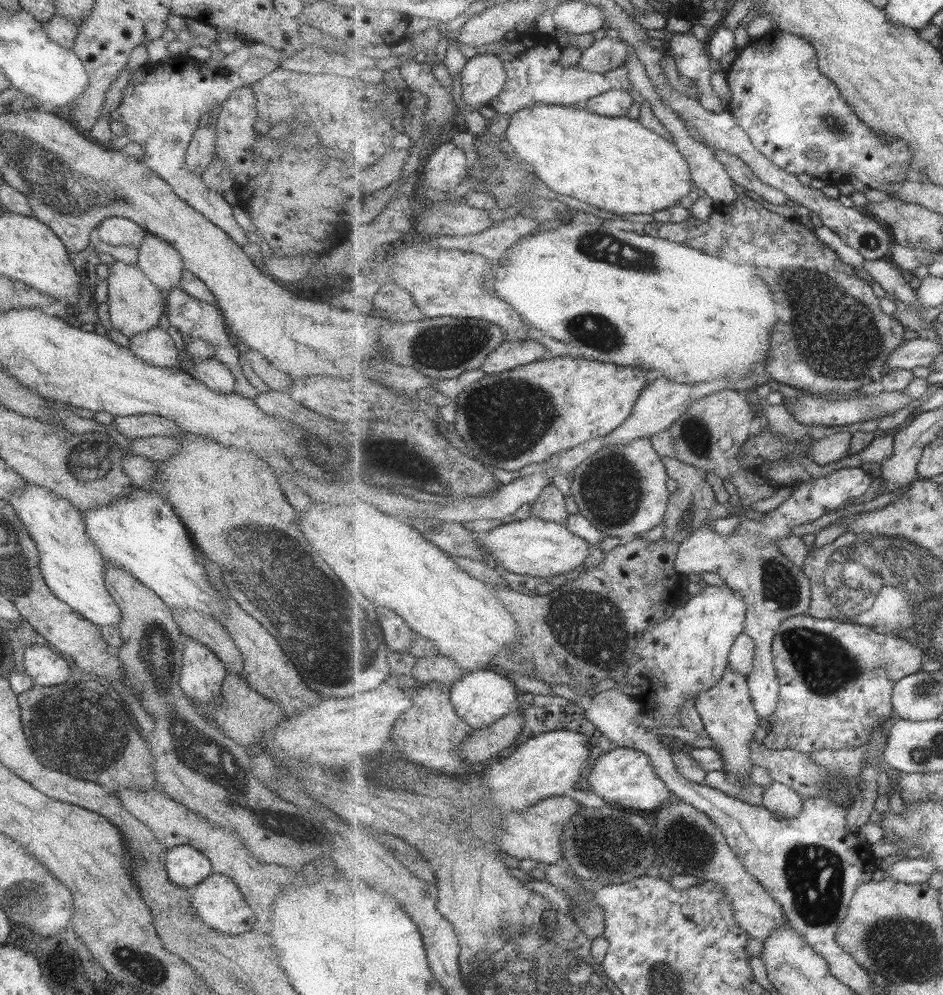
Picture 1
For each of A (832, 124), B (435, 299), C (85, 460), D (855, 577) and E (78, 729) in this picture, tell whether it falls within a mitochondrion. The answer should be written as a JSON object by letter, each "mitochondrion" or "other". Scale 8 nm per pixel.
{"A":"mitochondrion","B":"other","C":"mitochondrion","D":"mitochondrion","E":"mitochondrion"}

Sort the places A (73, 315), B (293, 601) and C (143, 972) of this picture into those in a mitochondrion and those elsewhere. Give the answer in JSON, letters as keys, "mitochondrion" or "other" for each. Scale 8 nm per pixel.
{"A":"other","B":"mitochondrion","C":"mitochondrion"}

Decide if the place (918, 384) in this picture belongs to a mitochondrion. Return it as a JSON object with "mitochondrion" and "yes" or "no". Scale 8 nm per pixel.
{"mitochondrion":"no"}

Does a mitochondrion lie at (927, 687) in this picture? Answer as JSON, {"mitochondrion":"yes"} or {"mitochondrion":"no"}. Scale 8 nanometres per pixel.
{"mitochondrion":"yes"}

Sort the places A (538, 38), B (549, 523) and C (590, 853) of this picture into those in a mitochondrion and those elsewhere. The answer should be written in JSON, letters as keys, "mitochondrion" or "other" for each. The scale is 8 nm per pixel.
{"A":"other","B":"other","C":"mitochondrion"}

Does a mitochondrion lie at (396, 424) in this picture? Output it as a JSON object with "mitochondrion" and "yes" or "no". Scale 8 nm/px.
{"mitochondrion":"no"}

